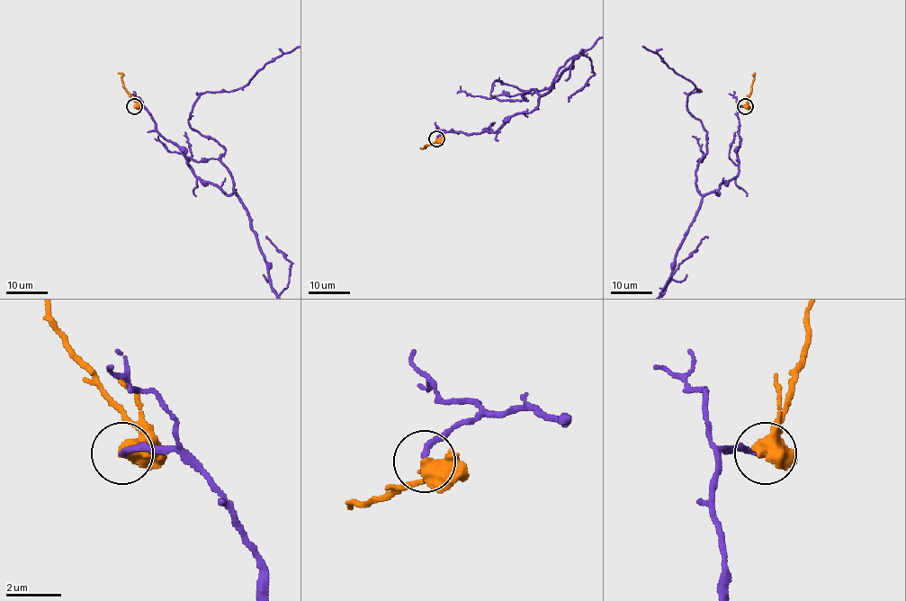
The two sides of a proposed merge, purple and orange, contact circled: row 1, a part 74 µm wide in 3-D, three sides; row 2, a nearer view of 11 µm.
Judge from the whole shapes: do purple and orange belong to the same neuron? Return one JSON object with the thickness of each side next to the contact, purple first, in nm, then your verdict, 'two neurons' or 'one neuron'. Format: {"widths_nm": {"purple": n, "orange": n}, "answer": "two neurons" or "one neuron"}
{"widths_nm": {"purple": 200, "orange": 650}, "answer": "one neuron"}

